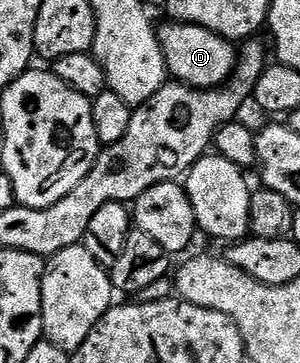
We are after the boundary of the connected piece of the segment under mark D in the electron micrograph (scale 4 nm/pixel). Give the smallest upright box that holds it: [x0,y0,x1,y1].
[158,20,238,90]

